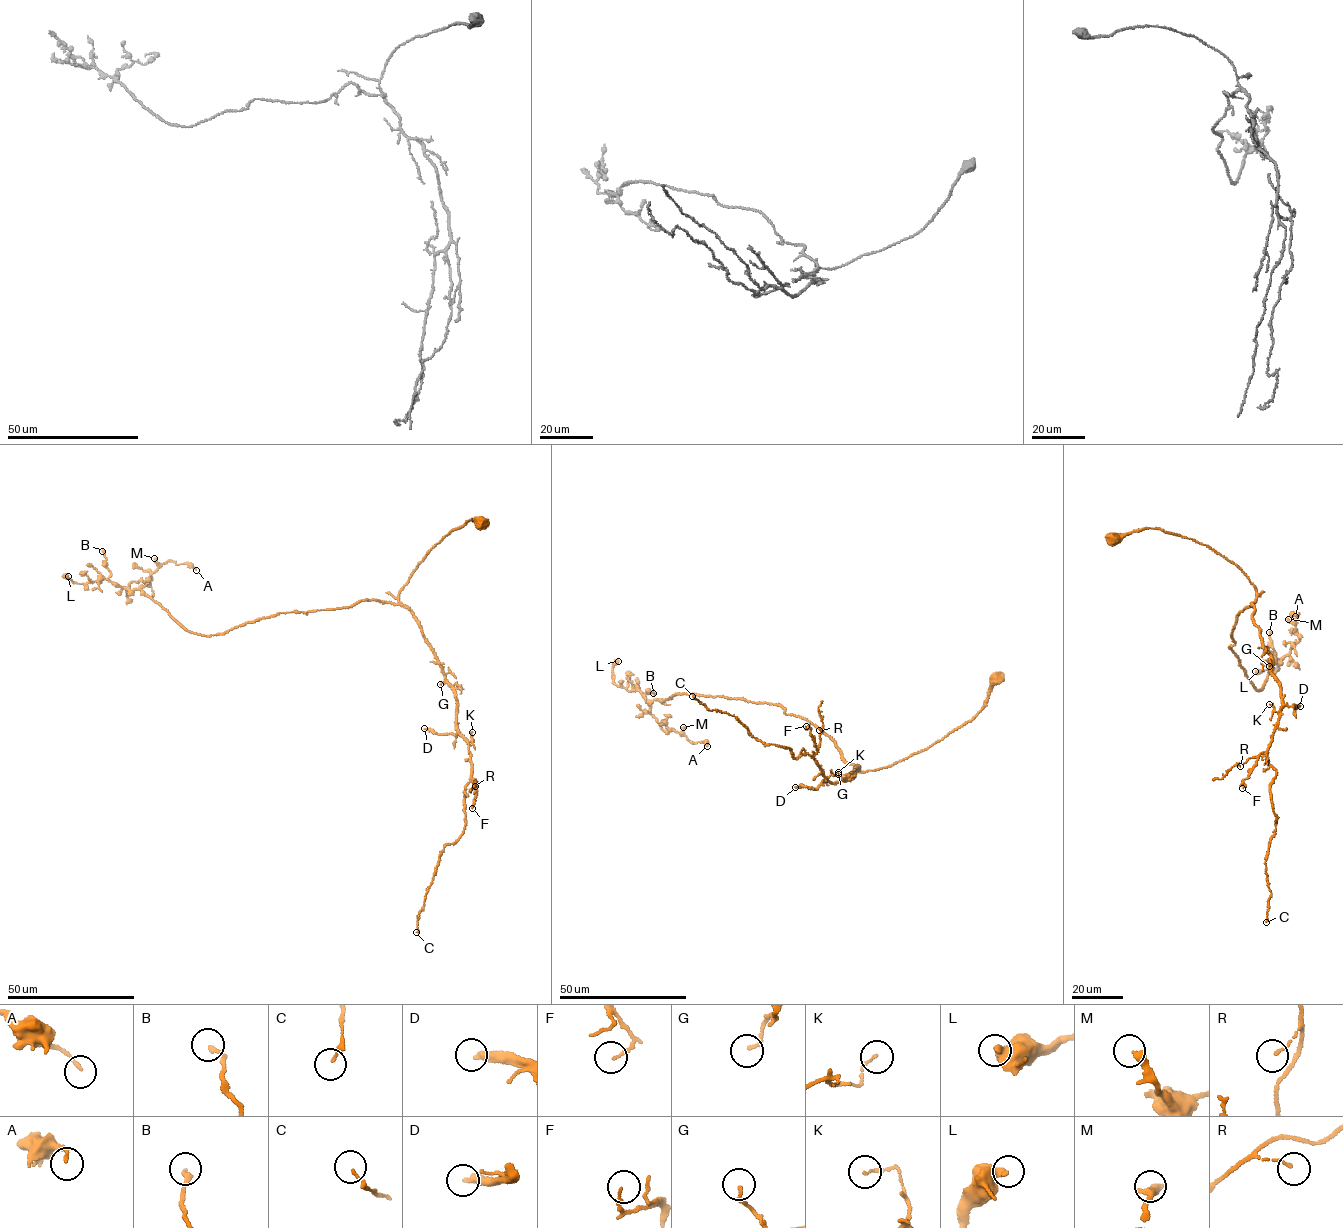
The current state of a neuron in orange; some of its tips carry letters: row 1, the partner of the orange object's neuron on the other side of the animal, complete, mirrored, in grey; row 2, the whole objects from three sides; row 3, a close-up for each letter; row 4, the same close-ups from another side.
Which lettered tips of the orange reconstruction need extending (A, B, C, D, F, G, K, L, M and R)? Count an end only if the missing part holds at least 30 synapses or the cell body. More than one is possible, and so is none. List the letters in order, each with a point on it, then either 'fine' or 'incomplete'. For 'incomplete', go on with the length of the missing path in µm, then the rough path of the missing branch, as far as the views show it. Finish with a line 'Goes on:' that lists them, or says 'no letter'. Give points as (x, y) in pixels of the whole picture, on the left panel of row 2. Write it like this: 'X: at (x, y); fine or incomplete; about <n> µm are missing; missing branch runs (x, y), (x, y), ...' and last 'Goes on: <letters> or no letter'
A: at (196, 570); fine
B: at (102, 551); fine
C: at (416, 932); fine
D: at (424, 728); fine
F: at (472, 808); fine
G: at (440, 684); fine
K: at (472, 732); fine
L: at (68, 576); fine
M: at (154, 558); fine
R: at (475, 786); fine
Goes on: no letter

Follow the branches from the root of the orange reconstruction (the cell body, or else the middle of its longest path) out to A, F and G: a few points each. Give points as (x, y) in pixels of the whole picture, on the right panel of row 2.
A: (1111, 537), (1159, 529), (1241, 569), (1256, 600), (1230, 648), (1257, 690), (1299, 641), (1295, 616)
F: (1111, 537), (1146, 528), (1189, 538), (1240, 568), (1254, 585), (1252, 619), (1282, 707), (1271, 745), (1242, 788)
G: (1111, 537), (1159, 529), (1205, 545), (1241, 569), (1255, 589), (1252, 619), (1271, 657), (1269, 666)

